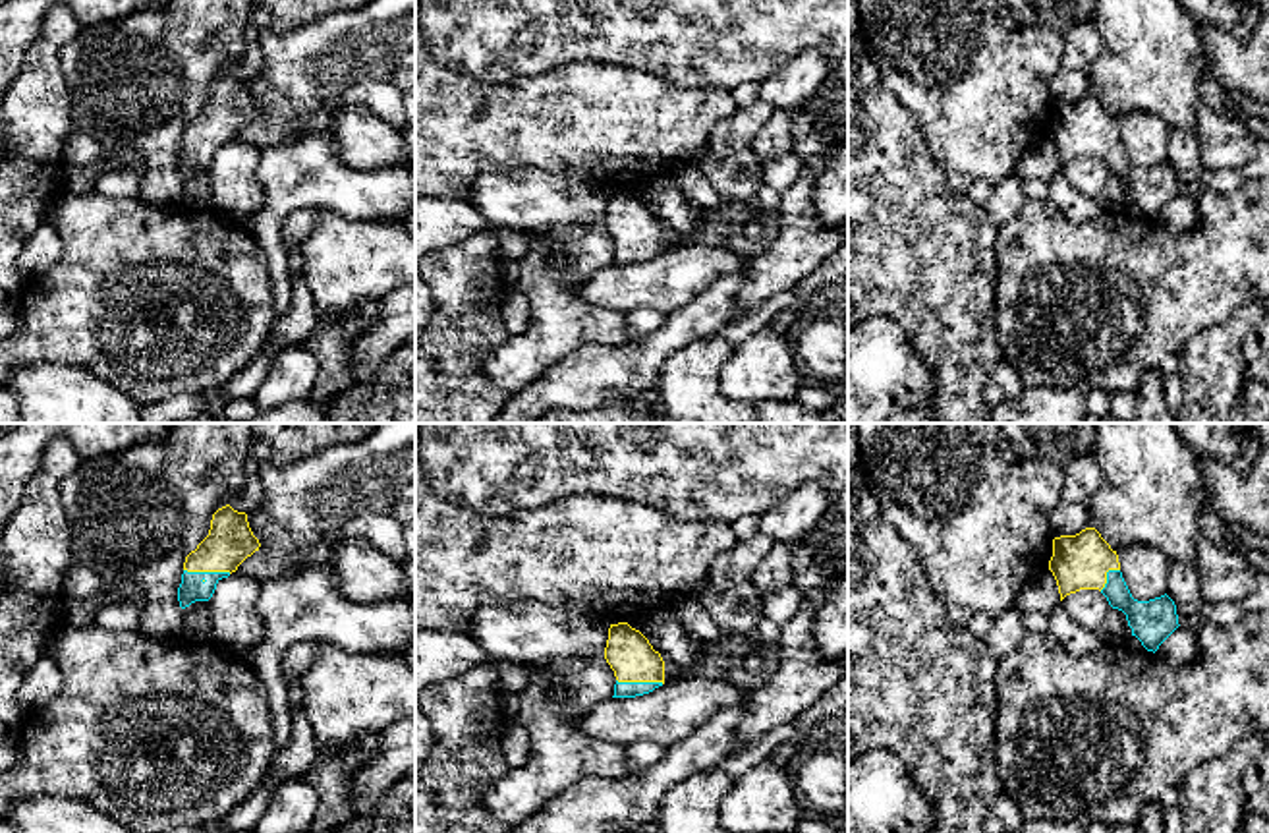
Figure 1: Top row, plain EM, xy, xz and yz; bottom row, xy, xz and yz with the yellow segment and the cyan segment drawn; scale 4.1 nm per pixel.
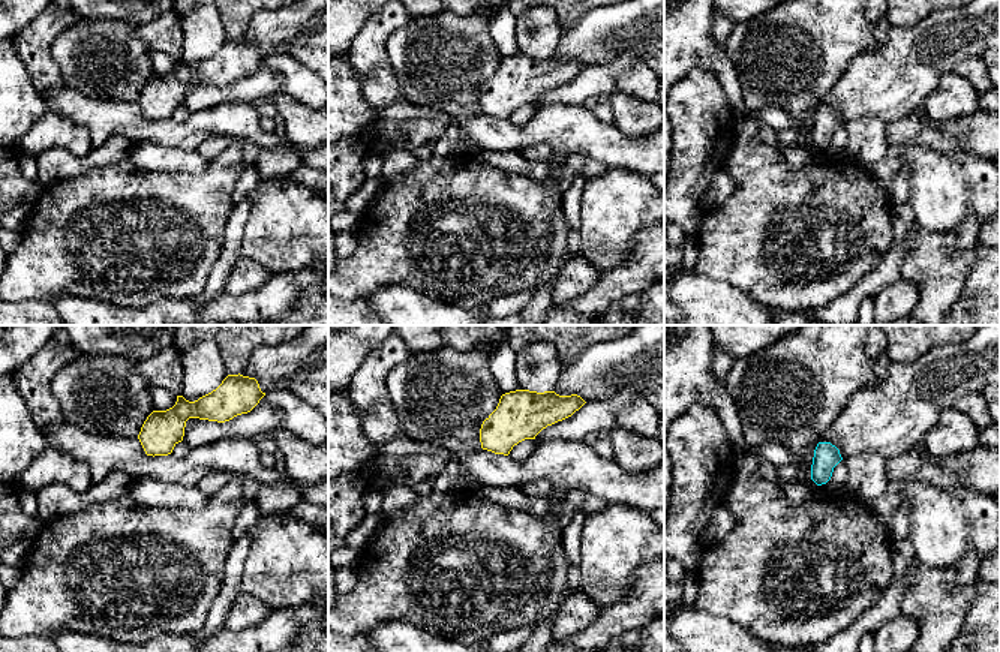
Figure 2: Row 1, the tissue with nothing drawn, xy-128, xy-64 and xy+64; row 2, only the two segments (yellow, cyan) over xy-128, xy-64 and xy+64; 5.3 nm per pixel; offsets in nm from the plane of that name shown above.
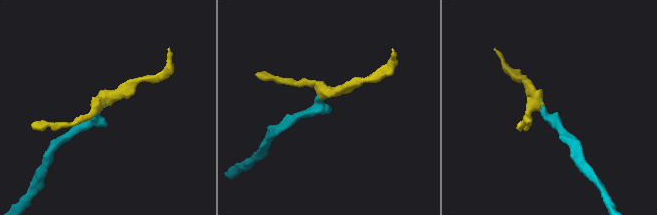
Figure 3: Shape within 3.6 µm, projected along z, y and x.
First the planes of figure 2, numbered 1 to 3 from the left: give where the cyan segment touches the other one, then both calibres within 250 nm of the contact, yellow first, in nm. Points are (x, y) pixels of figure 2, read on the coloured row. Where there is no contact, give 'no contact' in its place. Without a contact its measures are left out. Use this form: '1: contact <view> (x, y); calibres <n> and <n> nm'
1: no contact
2: no contact
3: no contact

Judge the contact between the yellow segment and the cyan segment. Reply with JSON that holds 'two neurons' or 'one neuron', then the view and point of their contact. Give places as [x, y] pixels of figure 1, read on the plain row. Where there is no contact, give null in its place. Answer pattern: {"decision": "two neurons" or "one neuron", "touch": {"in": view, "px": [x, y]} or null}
{"decision": "one neuron", "touch": {"in": "xy", "px": [207, 138]}}

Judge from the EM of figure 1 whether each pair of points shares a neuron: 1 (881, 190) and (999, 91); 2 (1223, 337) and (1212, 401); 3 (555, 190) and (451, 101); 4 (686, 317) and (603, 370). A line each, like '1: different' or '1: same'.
1: different
2: same
3: different
4: same

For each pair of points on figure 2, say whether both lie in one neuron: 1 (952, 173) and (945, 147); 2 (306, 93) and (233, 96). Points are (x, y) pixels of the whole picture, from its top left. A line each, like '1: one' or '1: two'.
1: two
2: one

